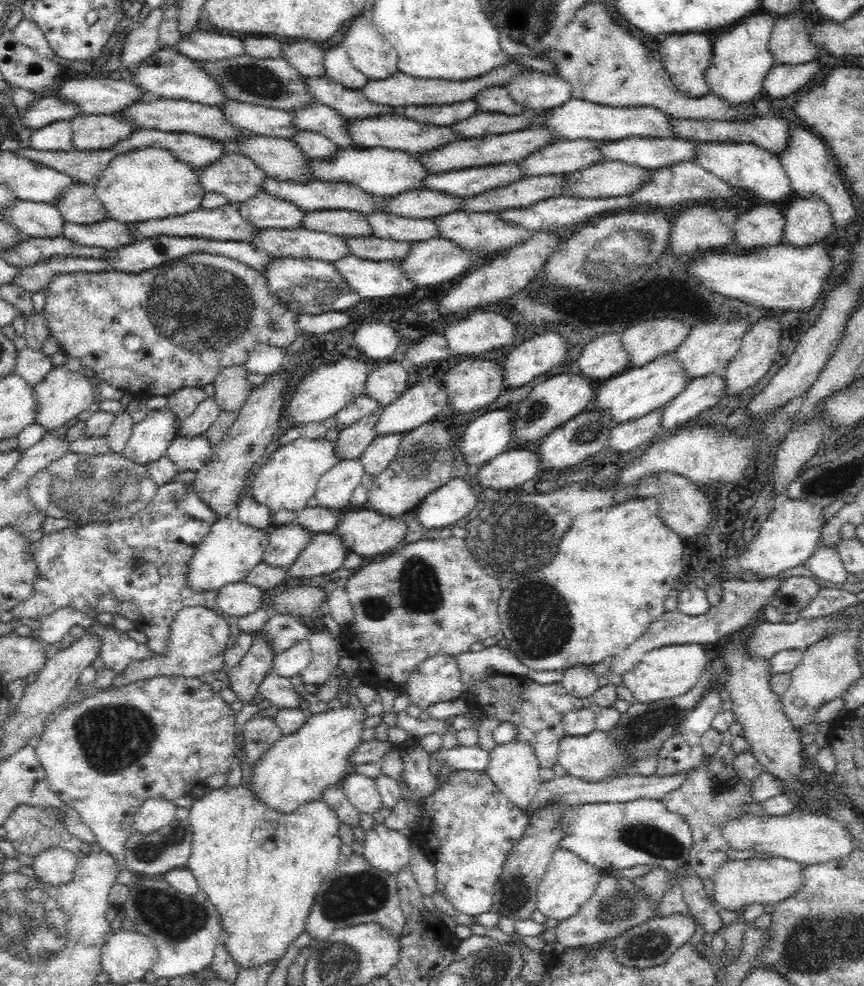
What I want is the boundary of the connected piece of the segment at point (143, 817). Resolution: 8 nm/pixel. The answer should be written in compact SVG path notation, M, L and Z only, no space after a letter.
M150 798L133 816L131 832L136 831L138 835L156 832L160 827L170 824L175 819L176 809L174 804L166 800Z

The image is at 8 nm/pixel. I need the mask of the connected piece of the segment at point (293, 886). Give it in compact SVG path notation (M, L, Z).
M244 784L238 788L226 789L225 786L206 794L200 800L196 800L189 809L189 821L193 832L192 852L187 862L187 868L193 872L198 881L199 888L206 893L209 901L217 907L218 914L221 915L222 933L224 938L224 948L240 969L251 969L272 963L276 966L279 960L286 954L288 946L305 931L306 919L310 914L315 896L318 894L320 885L326 877L336 868L339 850L343 844L338 837L338 827L340 821L337 815L329 808L328 803L322 800L311 800L304 803L292 814L282 814L281 811L269 809L257 798L253 791Z

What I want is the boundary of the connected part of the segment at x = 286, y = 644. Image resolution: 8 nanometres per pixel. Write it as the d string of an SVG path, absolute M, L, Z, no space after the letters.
M271 614L262 629L267 634L276 655L288 650L290 646L303 641L311 634L308 626L298 622L298 619L290 614Z

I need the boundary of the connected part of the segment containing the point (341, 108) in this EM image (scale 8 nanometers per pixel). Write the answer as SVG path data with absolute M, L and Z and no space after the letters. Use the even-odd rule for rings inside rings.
M326 74L322 77L306 77L308 91L313 95L316 104L328 106L344 119L366 119L382 117L387 113L402 113L402 107L379 106L369 102L359 89L349 89L334 83Z

